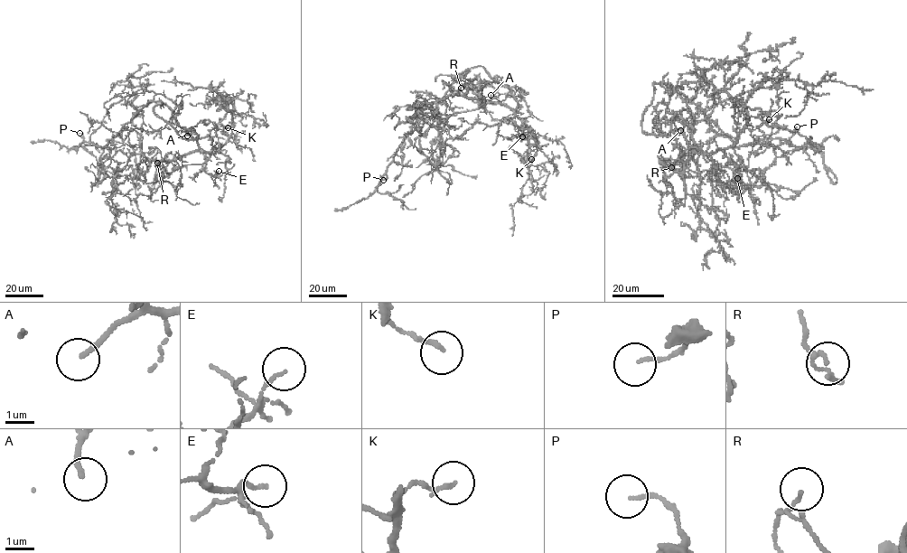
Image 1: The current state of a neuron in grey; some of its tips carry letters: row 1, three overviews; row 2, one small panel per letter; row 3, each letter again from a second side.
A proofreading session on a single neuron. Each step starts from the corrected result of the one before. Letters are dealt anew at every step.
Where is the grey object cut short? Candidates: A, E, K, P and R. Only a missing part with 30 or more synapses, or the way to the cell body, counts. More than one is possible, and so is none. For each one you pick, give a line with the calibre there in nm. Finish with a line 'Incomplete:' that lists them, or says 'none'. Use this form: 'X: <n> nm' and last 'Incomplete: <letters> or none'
A: 170 nm
Incomplete: A

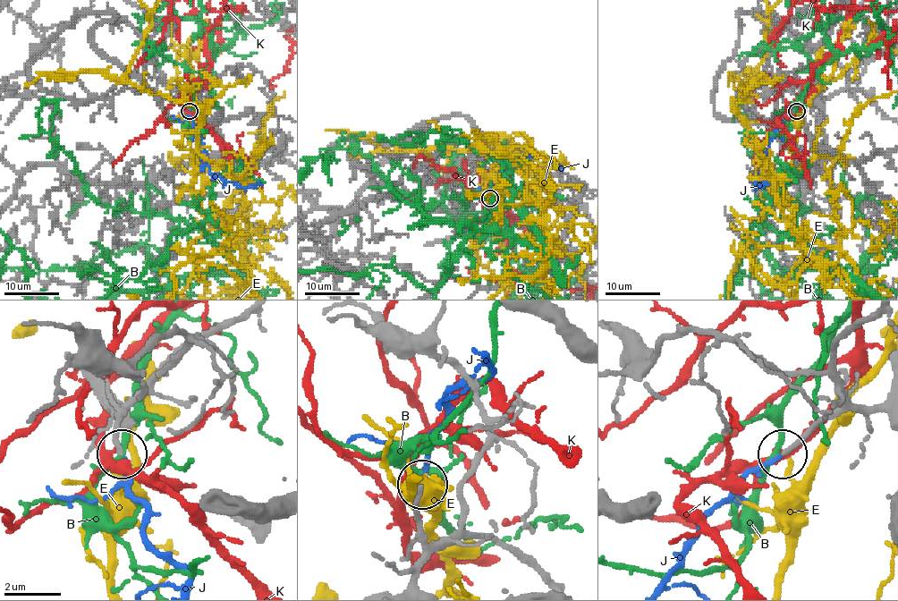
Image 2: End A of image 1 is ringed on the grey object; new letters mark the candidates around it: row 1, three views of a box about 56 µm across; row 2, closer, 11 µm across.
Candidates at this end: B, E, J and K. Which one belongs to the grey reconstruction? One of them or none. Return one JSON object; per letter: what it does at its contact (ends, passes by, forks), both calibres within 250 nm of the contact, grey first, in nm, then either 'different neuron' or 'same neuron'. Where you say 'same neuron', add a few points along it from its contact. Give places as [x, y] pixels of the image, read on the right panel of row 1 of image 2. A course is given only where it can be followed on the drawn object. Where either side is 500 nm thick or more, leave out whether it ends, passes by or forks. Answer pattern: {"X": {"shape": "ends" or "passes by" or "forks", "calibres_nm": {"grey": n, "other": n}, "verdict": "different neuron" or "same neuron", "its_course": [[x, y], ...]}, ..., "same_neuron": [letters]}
{"B": {"shape": "passes by", "calibres_nm": {"grey": 180, "other": 200}, "verdict": "different neuron"}, "E": {"shape": "ends", "calibres_nm": {"grey": 180, "other": 170}, "verdict": "different neuron"}, "J": {"shape": "ends", "calibres_nm": {"grey": 180, "other": 150}, "verdict": "same neuron"}, "K": {"shape": "passes by", "calibres_nm": {"grey": 180, "other": 280}, "verdict": "different neuron"}, "same_neuron": ["J"]}

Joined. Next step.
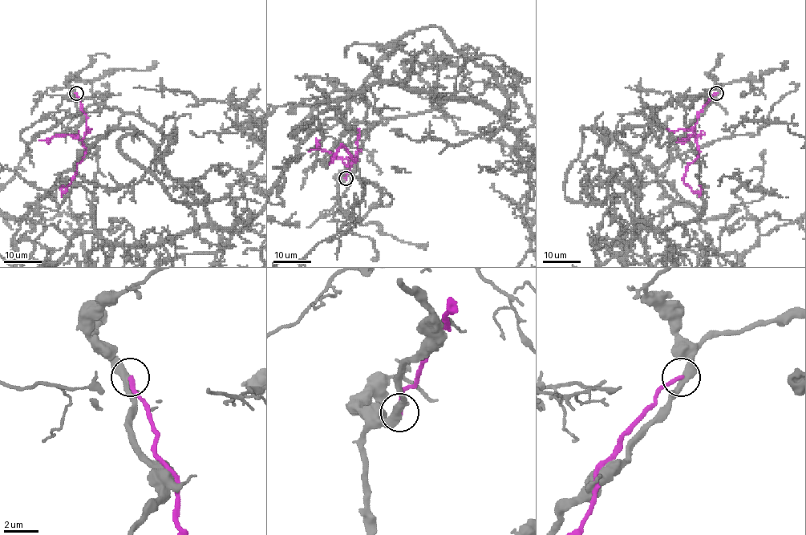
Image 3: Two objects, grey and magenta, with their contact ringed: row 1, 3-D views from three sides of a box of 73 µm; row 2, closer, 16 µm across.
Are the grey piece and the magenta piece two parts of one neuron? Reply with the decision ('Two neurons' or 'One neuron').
Two neurons

